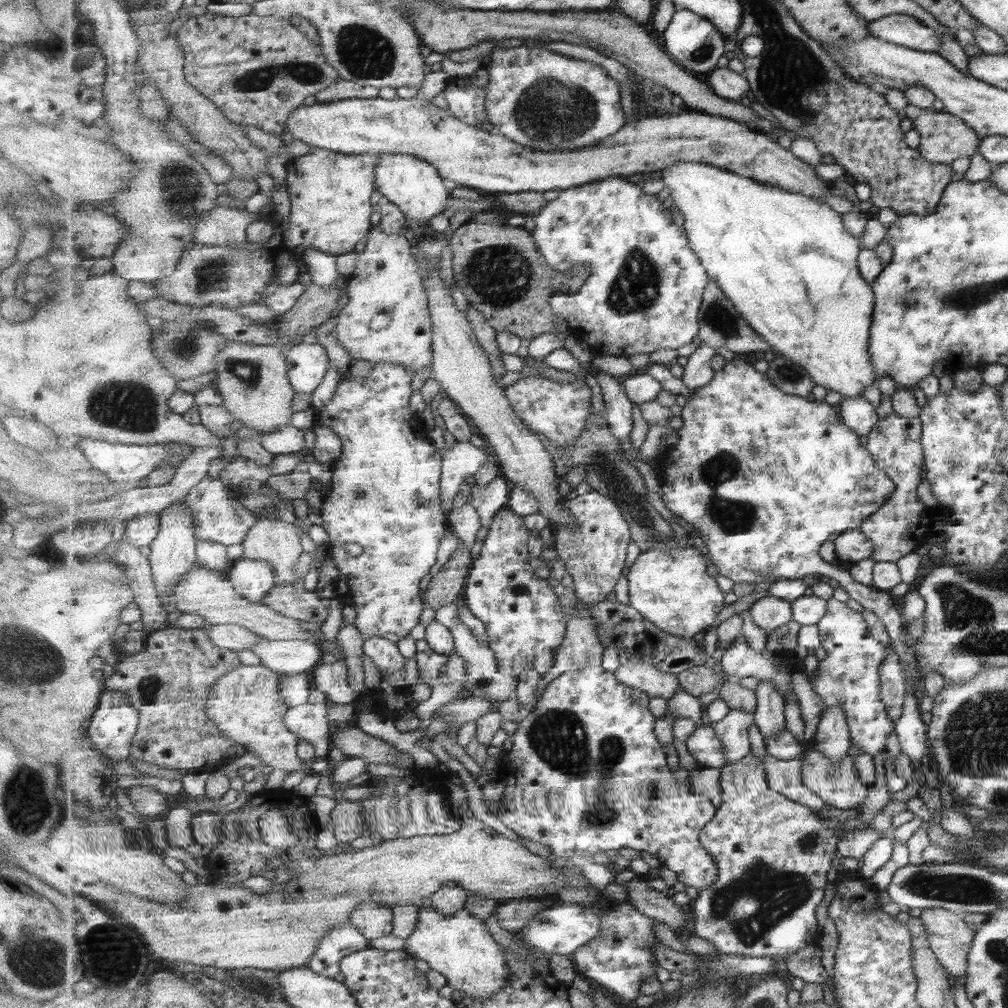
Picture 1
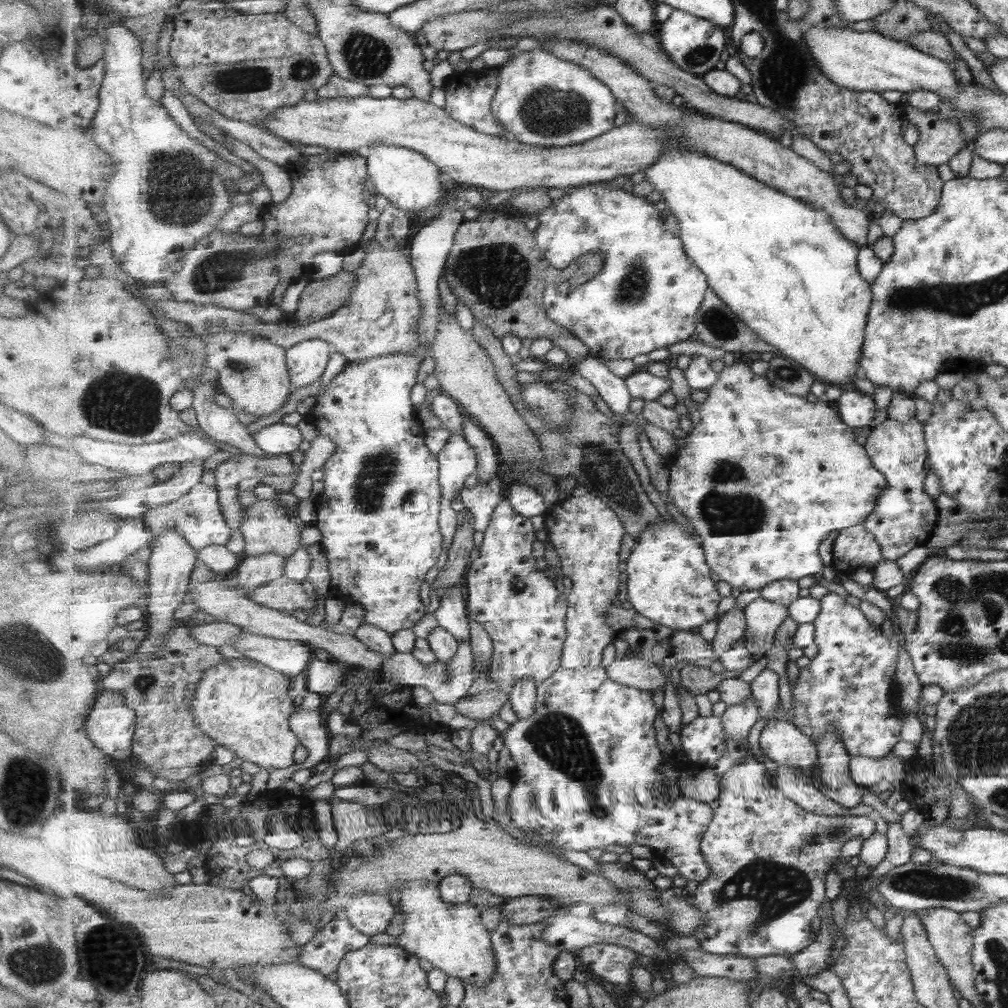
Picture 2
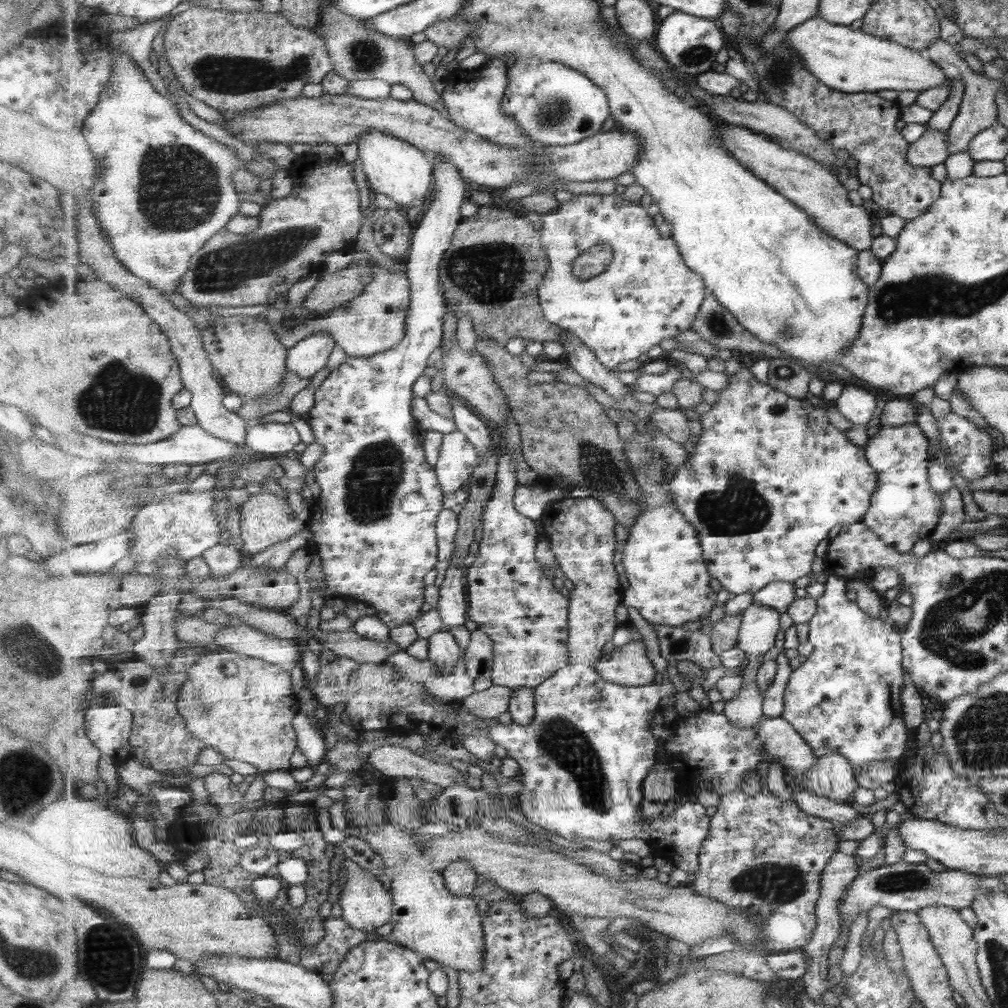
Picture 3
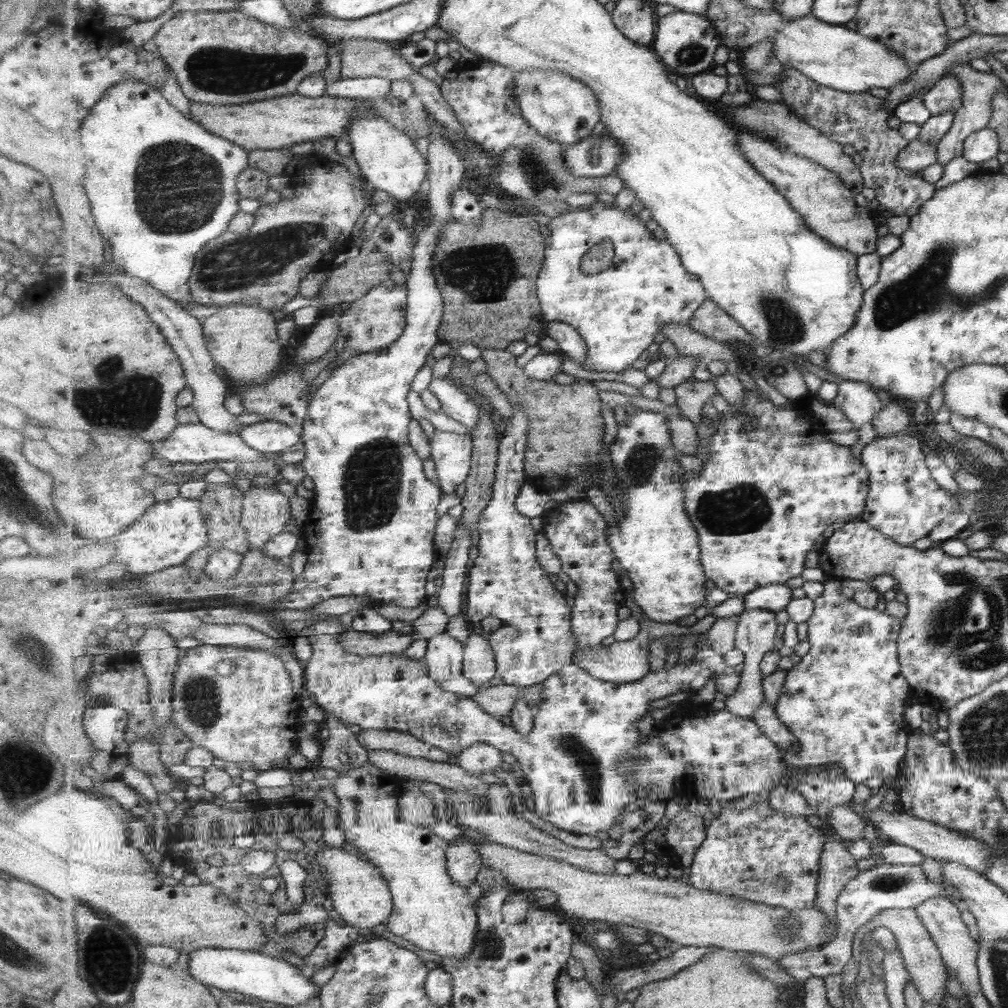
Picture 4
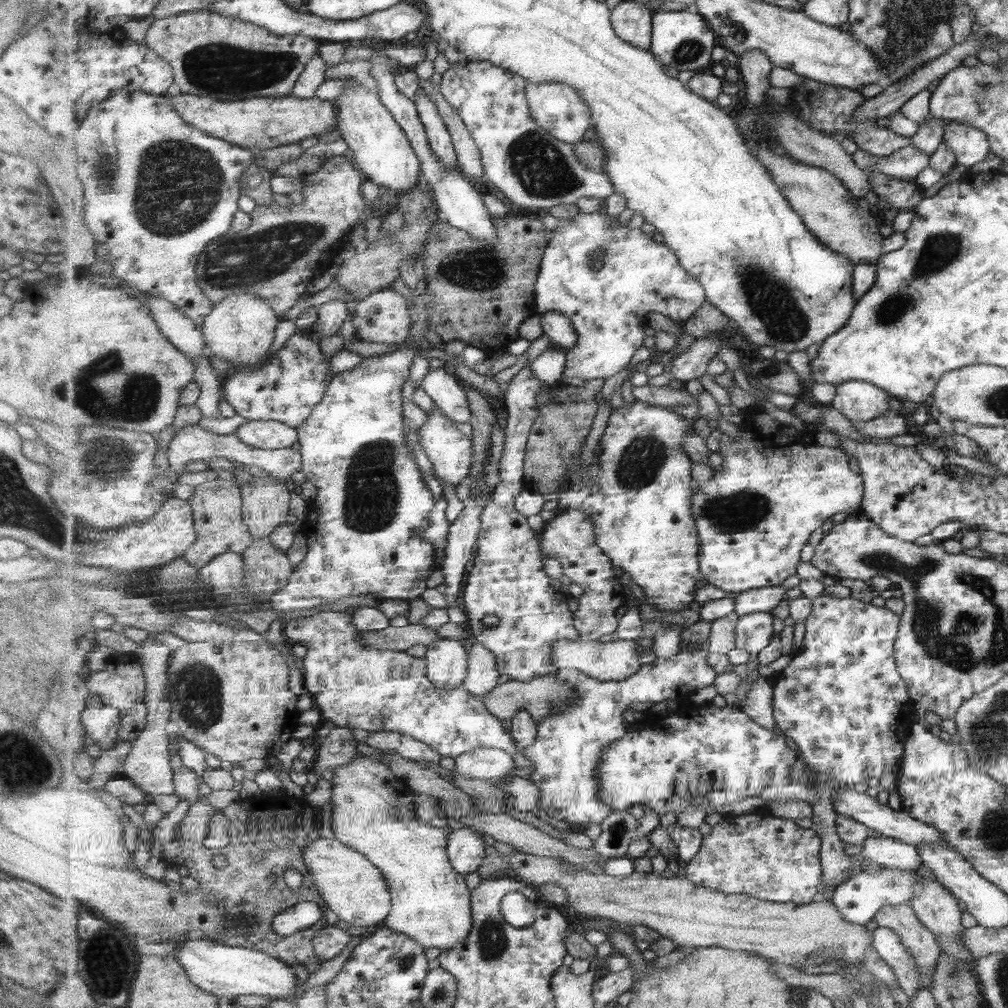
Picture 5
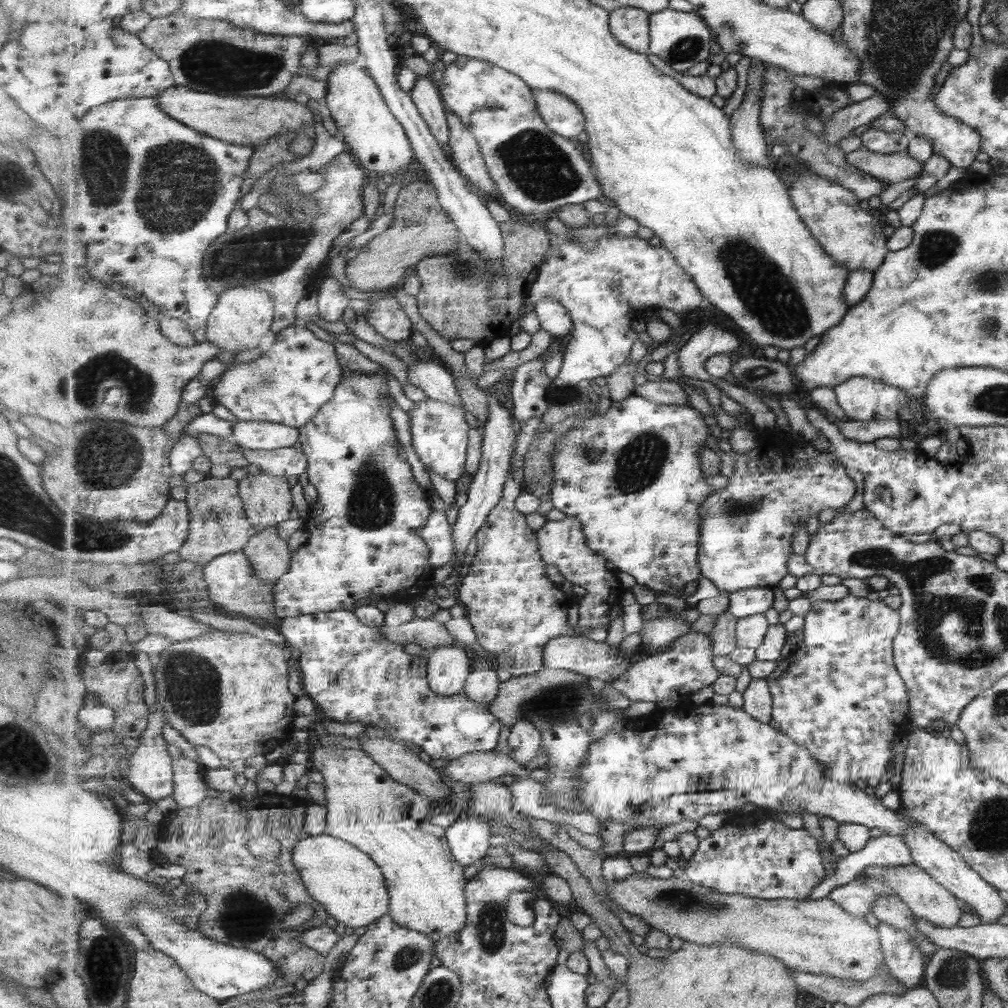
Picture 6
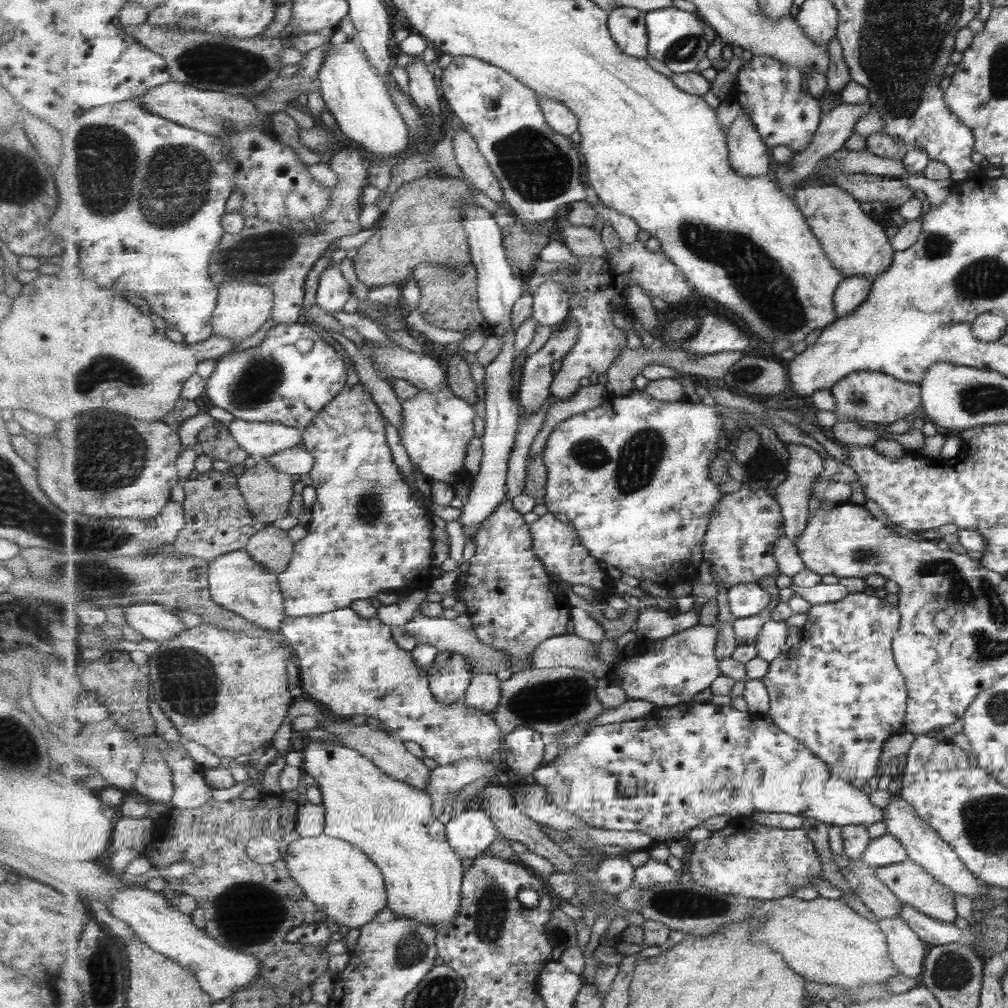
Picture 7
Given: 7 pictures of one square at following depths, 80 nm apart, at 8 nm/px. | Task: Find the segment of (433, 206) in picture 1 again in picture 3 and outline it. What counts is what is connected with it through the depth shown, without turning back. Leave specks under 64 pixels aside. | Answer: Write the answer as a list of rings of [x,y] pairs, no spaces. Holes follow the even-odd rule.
[[[375,129],[363,133],[358,142],[357,161],[362,164],[367,182],[375,193],[384,194],[403,206],[427,205],[430,198],[425,199],[425,194],[429,186],[433,189],[435,165],[417,145]]]

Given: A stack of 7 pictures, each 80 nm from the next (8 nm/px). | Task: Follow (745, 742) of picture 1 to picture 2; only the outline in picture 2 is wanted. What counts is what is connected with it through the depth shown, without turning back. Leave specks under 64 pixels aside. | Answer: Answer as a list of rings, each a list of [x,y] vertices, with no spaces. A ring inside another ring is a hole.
[[[751,694],[743,704],[731,707],[727,706],[722,716],[726,732],[740,743],[746,741],[751,728],[759,722],[759,718],[762,716],[761,712],[759,712],[759,704],[757,702],[758,700]]]

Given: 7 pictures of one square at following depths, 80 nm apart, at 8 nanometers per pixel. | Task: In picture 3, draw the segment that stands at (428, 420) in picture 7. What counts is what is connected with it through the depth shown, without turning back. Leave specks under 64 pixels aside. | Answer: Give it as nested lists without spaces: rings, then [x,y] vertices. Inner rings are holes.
[[[464,433],[445,435],[442,442],[441,456],[436,465],[437,477],[444,493],[455,493],[473,476],[478,466],[479,452]]]

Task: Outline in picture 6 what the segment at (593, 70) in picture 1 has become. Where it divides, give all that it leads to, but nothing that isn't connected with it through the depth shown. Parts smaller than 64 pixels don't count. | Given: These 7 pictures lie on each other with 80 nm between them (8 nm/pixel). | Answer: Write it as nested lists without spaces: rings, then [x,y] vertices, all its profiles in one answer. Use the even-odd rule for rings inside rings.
[[[534,90],[538,111],[559,136],[575,140],[585,130],[585,115],[579,104],[557,91]]]

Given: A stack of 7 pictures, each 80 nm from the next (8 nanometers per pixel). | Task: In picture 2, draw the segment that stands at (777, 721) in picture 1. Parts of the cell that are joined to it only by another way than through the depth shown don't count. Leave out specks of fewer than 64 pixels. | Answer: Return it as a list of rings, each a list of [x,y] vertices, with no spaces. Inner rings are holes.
[[[765,667],[751,682],[752,694],[758,700],[759,712],[761,718],[771,717],[765,724],[767,726],[771,721],[781,718],[775,713],[779,702],[779,674],[771,668]]]

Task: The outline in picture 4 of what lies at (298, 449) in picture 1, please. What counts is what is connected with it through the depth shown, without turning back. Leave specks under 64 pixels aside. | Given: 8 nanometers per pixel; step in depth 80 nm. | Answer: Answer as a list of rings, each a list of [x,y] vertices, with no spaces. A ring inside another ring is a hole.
[[[261,421],[245,427],[239,435],[242,440],[259,453],[289,452],[291,446],[302,442],[297,430],[283,422]]]

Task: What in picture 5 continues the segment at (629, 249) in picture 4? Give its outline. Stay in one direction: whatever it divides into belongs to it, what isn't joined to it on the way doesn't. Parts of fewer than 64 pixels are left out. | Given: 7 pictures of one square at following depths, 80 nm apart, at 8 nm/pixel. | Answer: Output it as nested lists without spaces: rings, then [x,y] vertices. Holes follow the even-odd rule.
[[[581,213],[573,220],[560,220],[557,231],[550,240],[536,284],[535,310],[543,315],[548,310],[565,313],[574,324],[579,335],[578,343],[566,351],[566,369],[564,378],[593,380],[593,378],[611,378],[625,370],[631,362],[635,351],[643,347],[645,326],[649,316],[661,313],[671,320],[684,323],[696,310],[705,304],[705,287],[681,266],[676,252],[665,242],[654,242],[643,230],[633,231],[627,226],[616,226],[615,219],[603,215],[605,213]],[[594,254],[602,262],[600,269],[594,263]]]

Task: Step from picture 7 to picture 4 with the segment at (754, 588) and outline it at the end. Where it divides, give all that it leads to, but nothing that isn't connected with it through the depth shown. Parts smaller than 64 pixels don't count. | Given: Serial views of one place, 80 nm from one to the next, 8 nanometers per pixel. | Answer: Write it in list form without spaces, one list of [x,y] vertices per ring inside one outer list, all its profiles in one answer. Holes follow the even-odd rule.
[[[771,584],[759,587],[756,591],[744,595],[744,610],[769,610],[779,612],[793,600],[791,588],[785,584]]]

